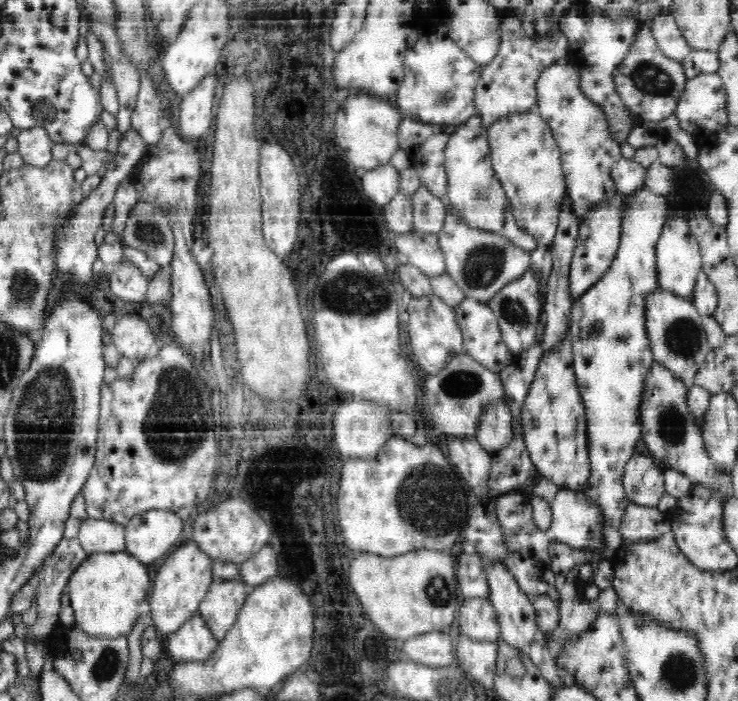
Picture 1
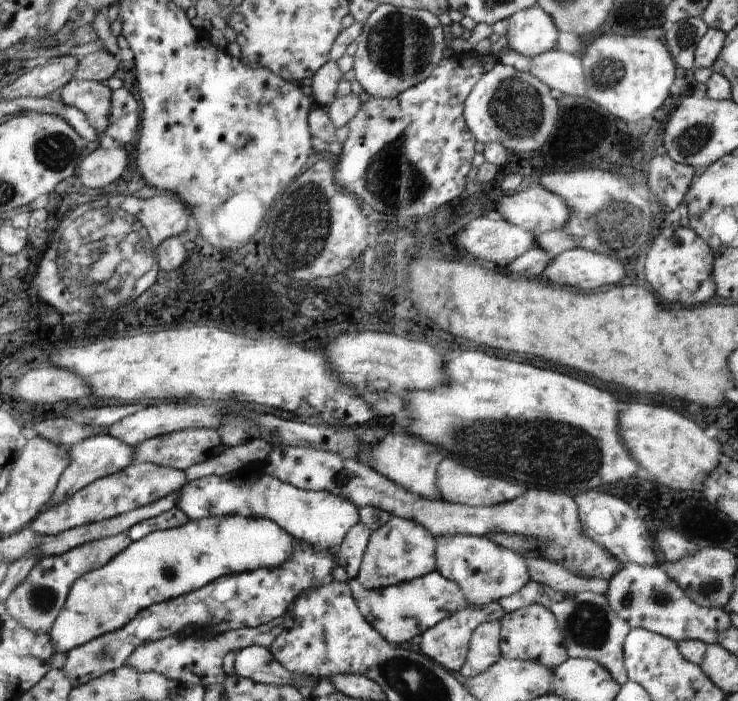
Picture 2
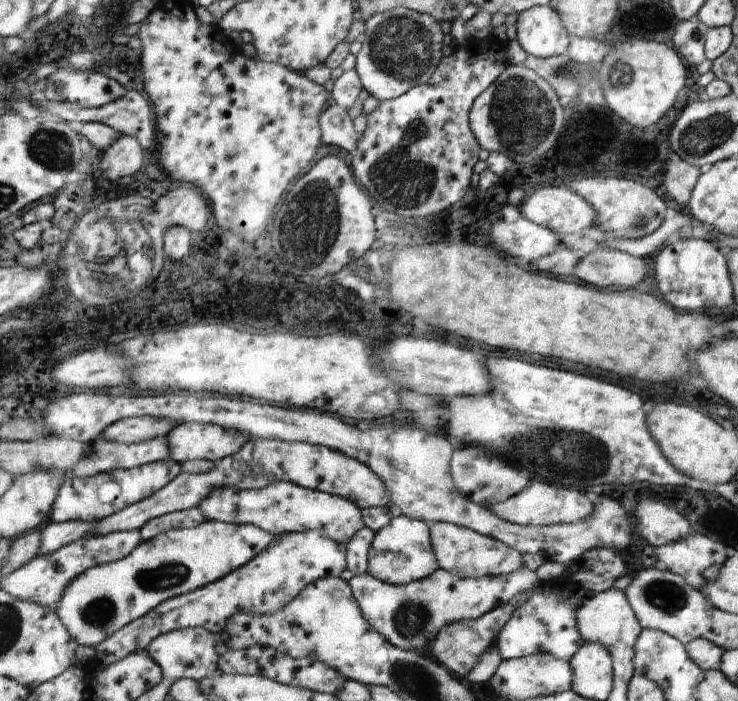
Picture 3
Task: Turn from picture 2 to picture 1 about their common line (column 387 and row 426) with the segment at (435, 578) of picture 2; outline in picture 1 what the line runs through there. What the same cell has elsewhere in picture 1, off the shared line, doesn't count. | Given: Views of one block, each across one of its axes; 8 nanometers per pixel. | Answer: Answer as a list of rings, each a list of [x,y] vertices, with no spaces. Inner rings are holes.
[[[644,187],[630,195],[626,203],[626,212],[621,220],[621,243],[615,254],[612,266],[596,284],[590,286],[573,304],[569,336],[575,382],[585,406],[588,435],[588,457],[590,457],[590,476],[583,492],[602,508],[602,517],[606,520],[606,546],[604,555],[609,557],[620,548],[623,538],[618,526],[622,522],[625,508],[630,504],[622,484],[626,463],[636,454],[634,446],[638,442],[638,426],[642,392],[644,392],[647,372],[654,362],[649,338],[645,332],[645,298],[646,294],[659,288],[658,269],[656,269],[655,248],[662,229],[668,222],[668,208],[664,195],[658,195]]]

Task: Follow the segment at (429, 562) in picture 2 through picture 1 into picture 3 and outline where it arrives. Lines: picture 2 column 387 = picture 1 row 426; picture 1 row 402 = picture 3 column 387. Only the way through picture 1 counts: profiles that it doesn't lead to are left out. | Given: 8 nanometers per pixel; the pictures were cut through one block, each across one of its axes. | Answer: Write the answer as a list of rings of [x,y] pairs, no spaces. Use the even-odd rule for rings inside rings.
[[[400,515],[376,533],[367,570],[374,578],[391,585],[405,585],[430,576],[438,568],[429,526],[424,521]]]

